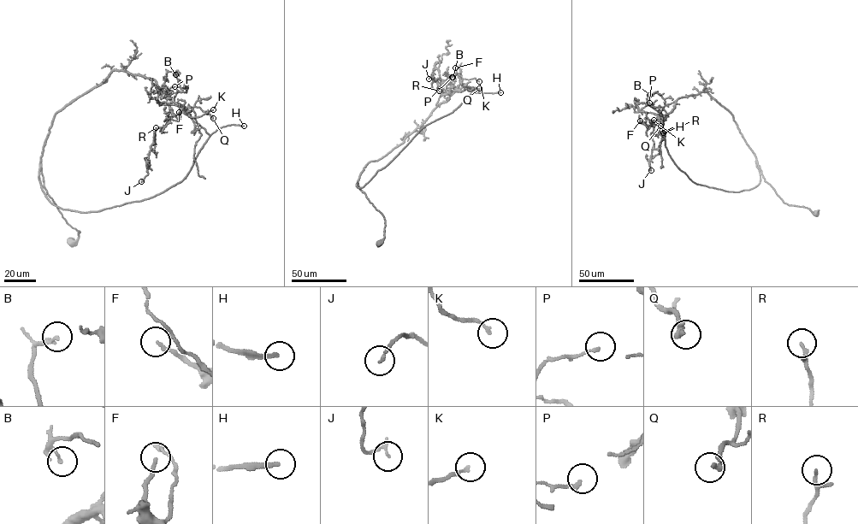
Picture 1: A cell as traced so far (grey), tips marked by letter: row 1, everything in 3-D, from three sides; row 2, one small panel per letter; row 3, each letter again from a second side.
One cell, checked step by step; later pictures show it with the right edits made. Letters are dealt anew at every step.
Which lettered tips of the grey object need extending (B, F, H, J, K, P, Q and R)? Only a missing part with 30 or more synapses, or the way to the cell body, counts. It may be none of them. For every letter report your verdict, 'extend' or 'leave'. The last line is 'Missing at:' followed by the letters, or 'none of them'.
B: leave
F: leave
H: extend
J: leave
K: leave
P: leave
Q: leave
R: leave
Missing at: H

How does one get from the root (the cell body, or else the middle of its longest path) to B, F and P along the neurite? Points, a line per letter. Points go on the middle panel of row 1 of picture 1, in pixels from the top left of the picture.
B: (380, 244), (385, 220), (359, 189), (359, 175), (447, 100), (460, 83), (460, 73), (452, 77)
F: (380, 244), (385, 220), (359, 189), (359, 175), (447, 100), (448, 77), (456, 73), (455, 67)
P: (380, 244), (385, 220), (359, 189), (359, 175), (369, 162), (400, 145), (425, 120), (452, 77)

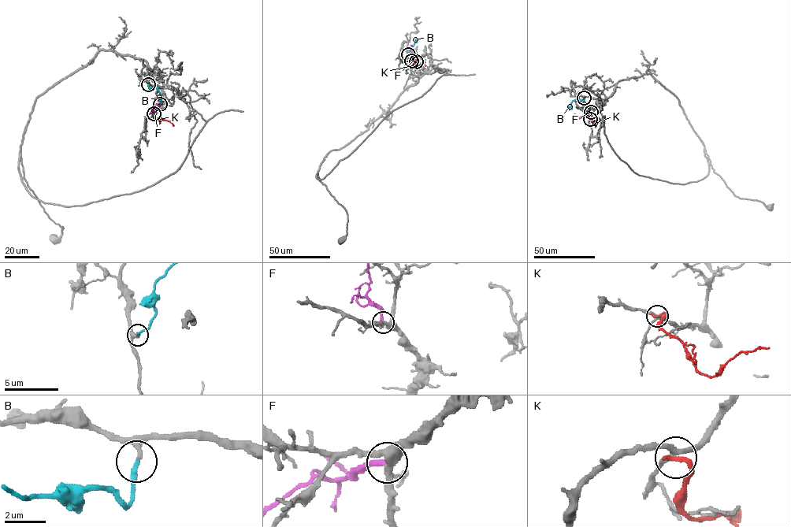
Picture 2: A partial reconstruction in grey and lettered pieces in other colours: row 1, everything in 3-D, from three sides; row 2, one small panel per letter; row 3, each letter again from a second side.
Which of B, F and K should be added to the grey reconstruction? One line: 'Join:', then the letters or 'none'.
Join: B

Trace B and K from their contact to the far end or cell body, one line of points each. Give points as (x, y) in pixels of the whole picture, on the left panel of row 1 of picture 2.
B: (148, 84), (150, 88), (157, 87), (161, 101)
K: (154, 113), (155, 118), (170, 121), (173, 126)

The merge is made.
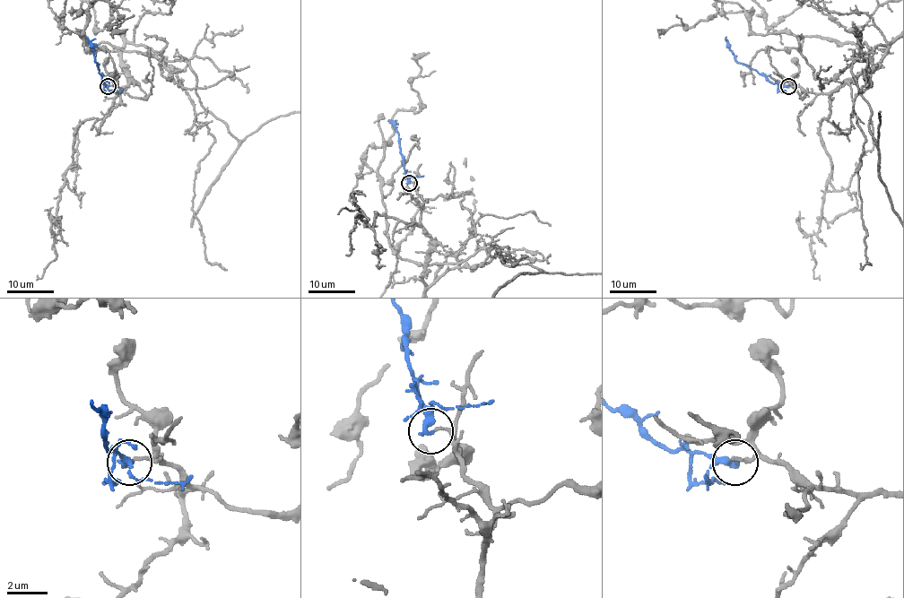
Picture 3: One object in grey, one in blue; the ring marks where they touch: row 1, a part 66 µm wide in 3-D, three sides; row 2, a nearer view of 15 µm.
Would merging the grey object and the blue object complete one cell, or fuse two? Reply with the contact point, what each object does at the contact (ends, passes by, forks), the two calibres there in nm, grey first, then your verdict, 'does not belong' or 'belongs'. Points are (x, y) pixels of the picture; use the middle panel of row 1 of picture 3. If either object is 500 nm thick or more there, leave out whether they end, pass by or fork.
at (409, 183); grey ends there; blue ends there; 130 nm thick on the grey side, 340 nm on the other; belongs

